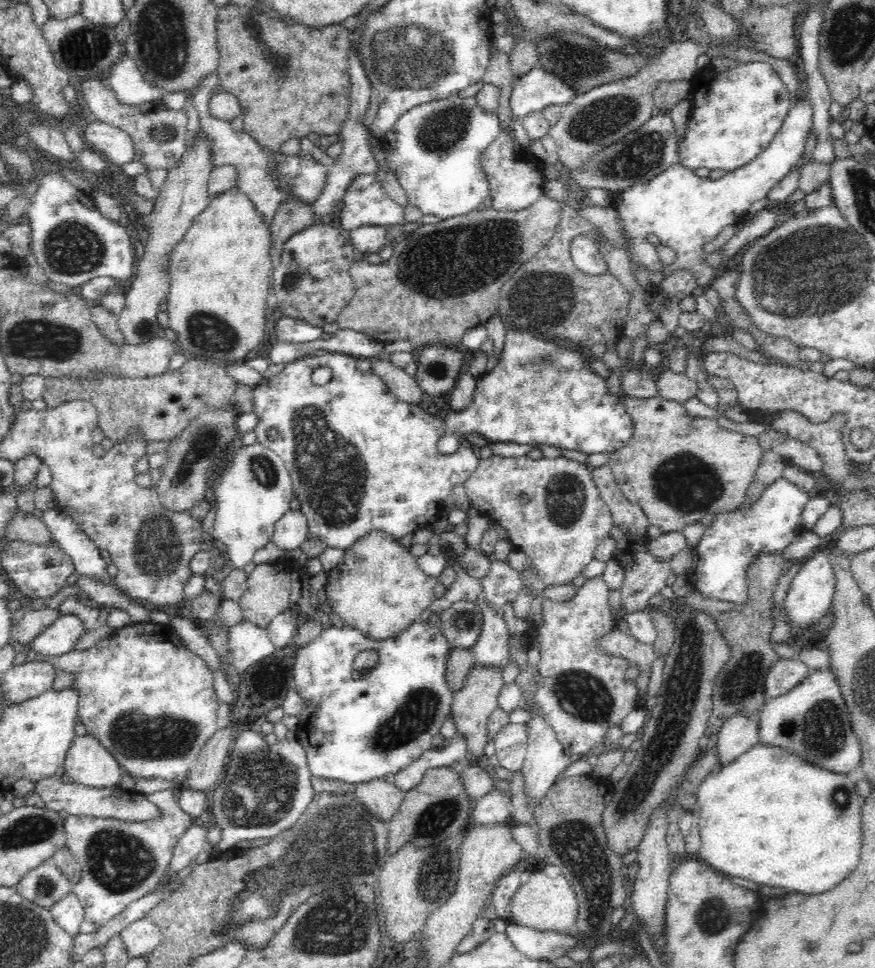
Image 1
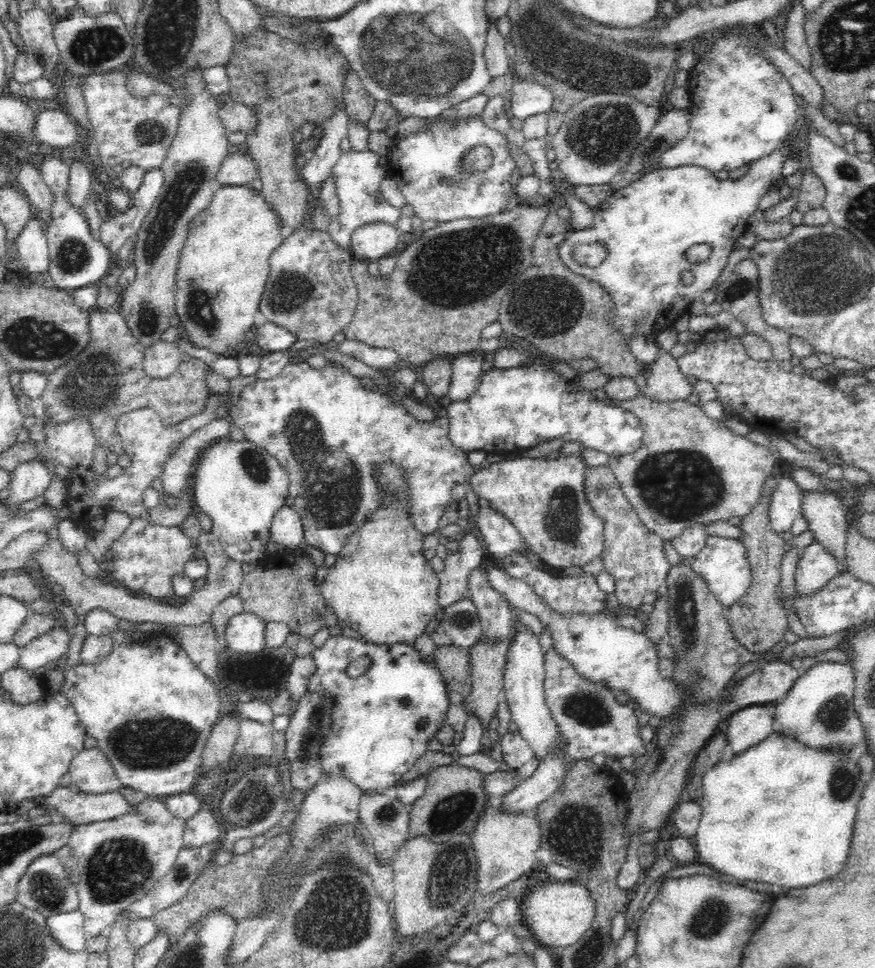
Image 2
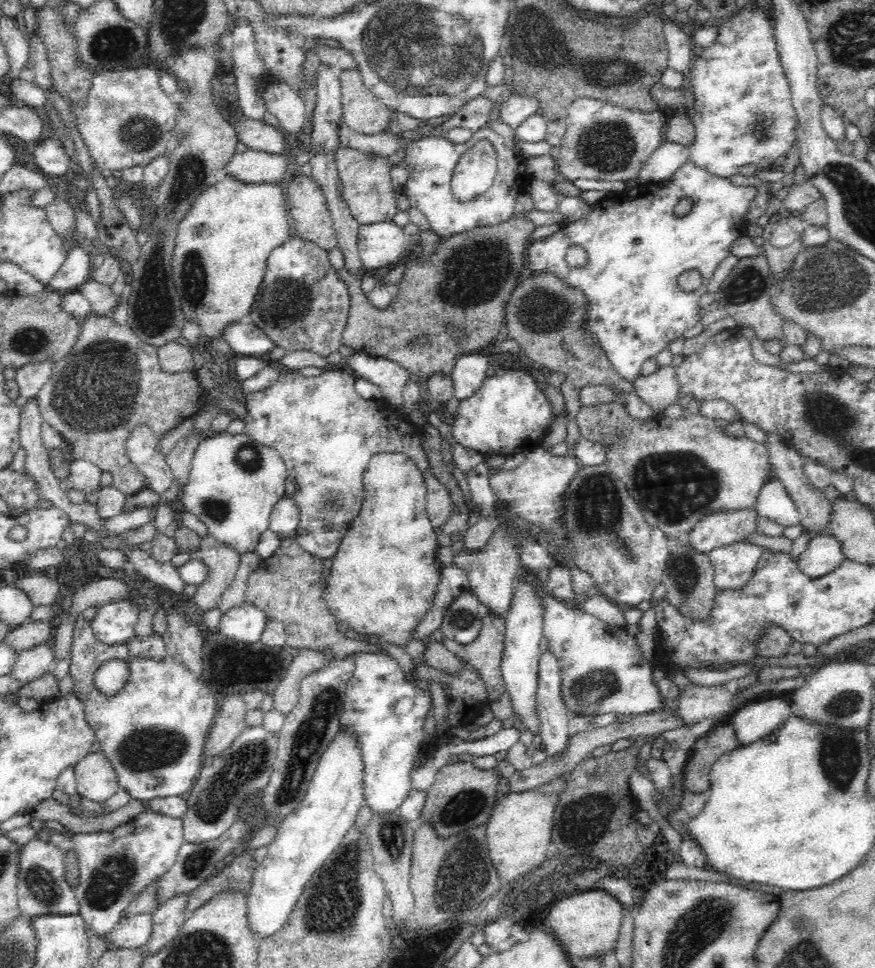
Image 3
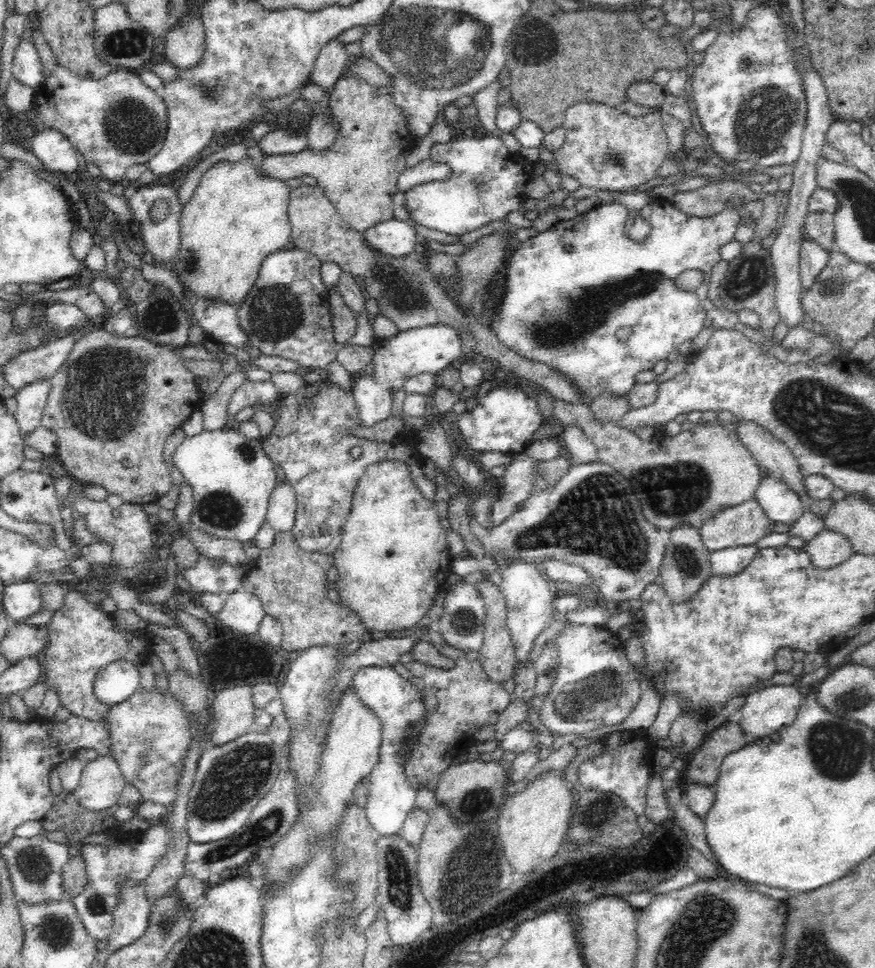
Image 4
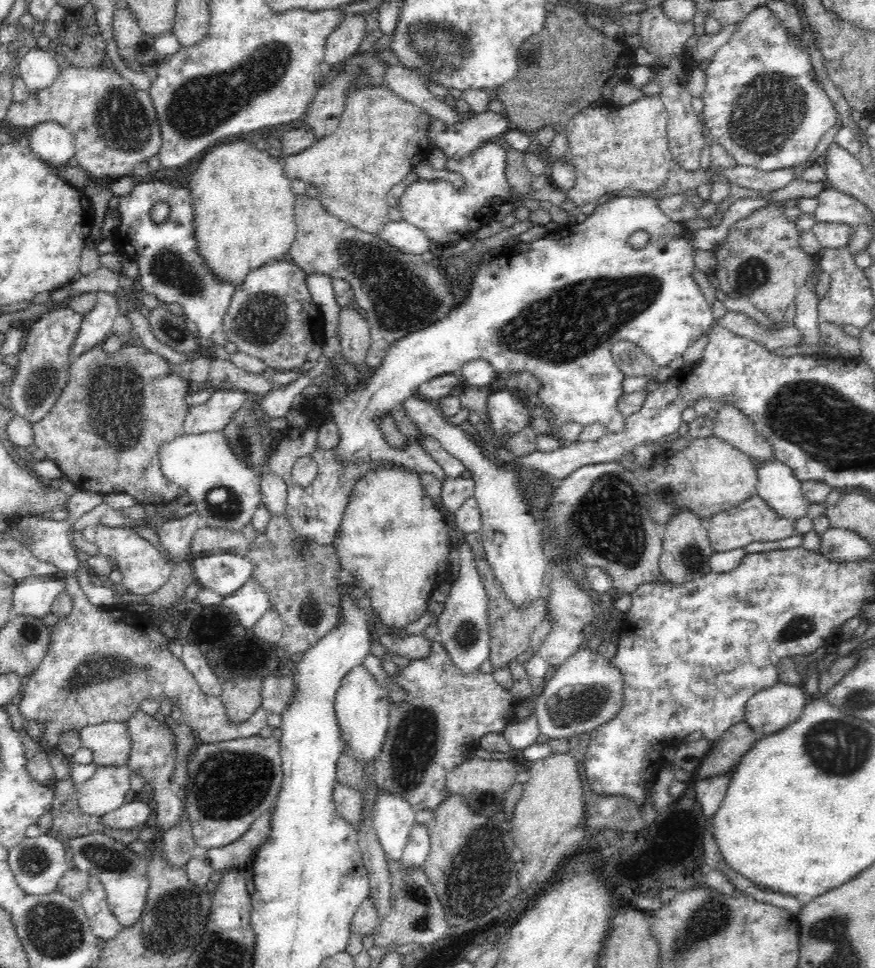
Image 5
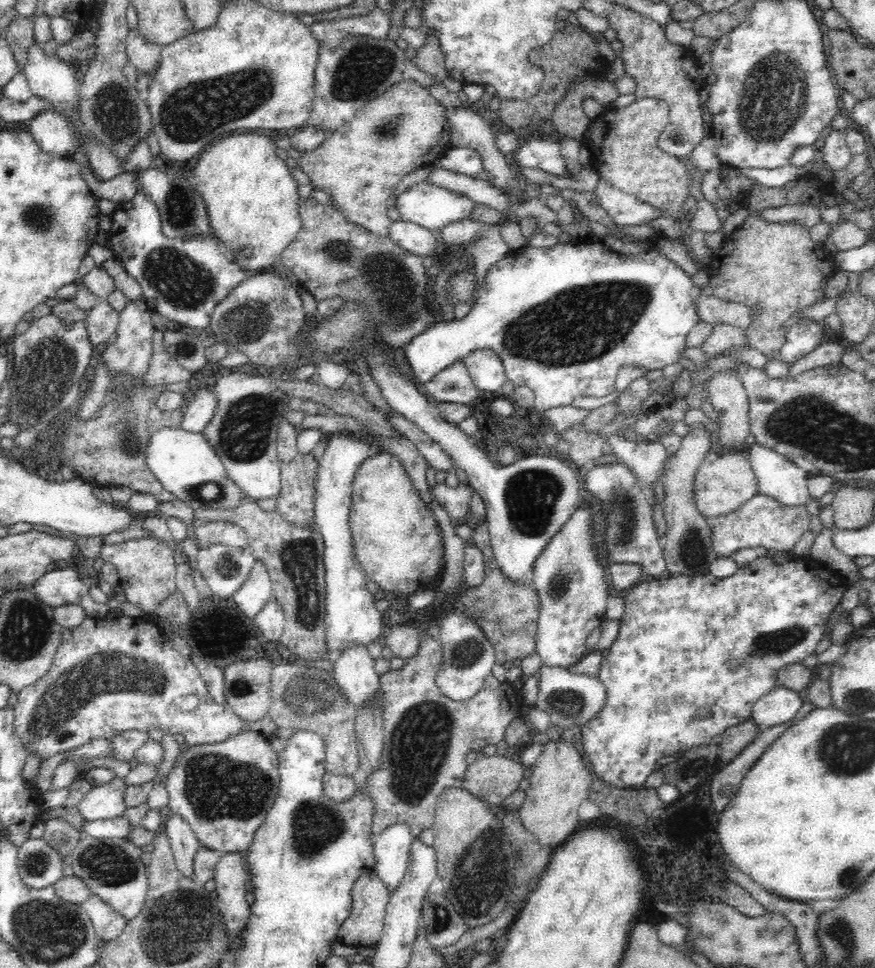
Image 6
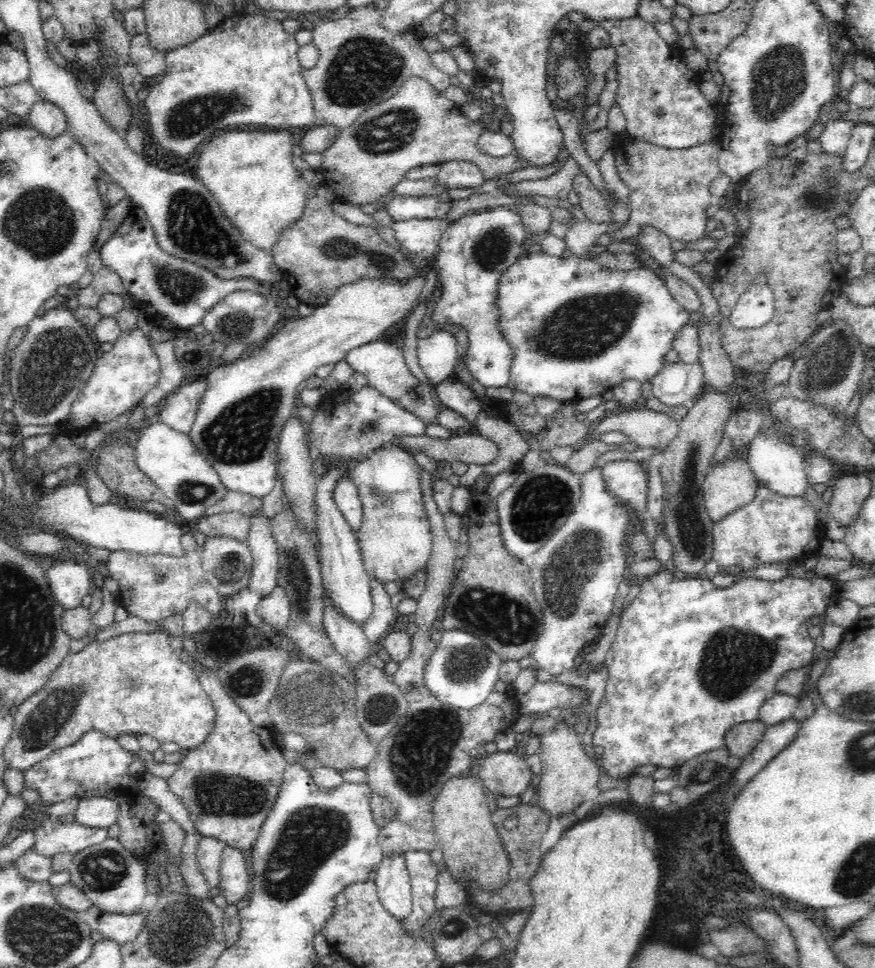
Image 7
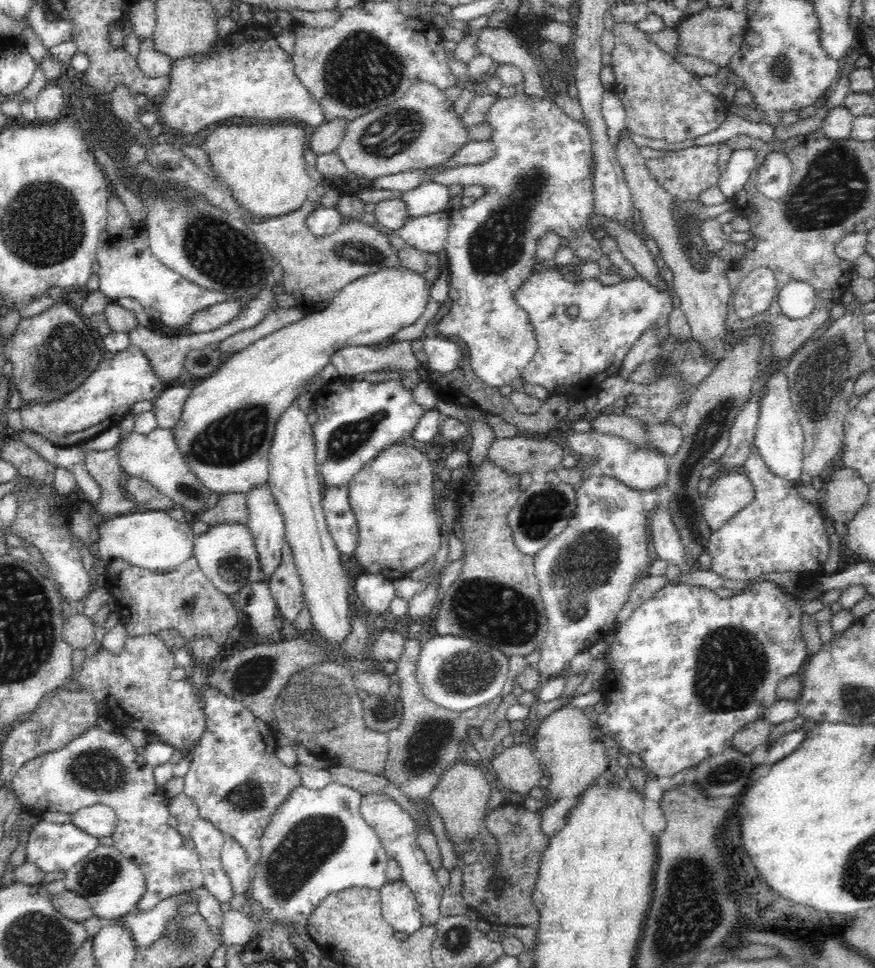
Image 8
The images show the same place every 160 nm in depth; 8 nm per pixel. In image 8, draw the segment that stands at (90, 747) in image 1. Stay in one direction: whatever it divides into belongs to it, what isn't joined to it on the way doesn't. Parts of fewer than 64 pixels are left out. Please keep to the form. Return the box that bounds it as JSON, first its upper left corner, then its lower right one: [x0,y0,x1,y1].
[72,804,117,836]

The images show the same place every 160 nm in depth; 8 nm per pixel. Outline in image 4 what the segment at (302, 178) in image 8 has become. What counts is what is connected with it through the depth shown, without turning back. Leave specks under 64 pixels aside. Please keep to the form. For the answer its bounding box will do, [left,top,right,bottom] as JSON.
[167,156,291,308]

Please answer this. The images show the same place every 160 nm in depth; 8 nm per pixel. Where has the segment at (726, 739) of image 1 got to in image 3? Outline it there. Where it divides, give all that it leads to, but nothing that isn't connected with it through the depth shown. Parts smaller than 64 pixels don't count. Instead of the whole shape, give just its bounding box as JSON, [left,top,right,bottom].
[730,694,791,746]

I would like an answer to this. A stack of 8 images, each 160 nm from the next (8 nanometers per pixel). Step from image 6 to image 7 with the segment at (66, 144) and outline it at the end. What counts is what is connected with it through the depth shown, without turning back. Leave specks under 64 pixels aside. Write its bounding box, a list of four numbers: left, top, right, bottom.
[27,101,67,140]

